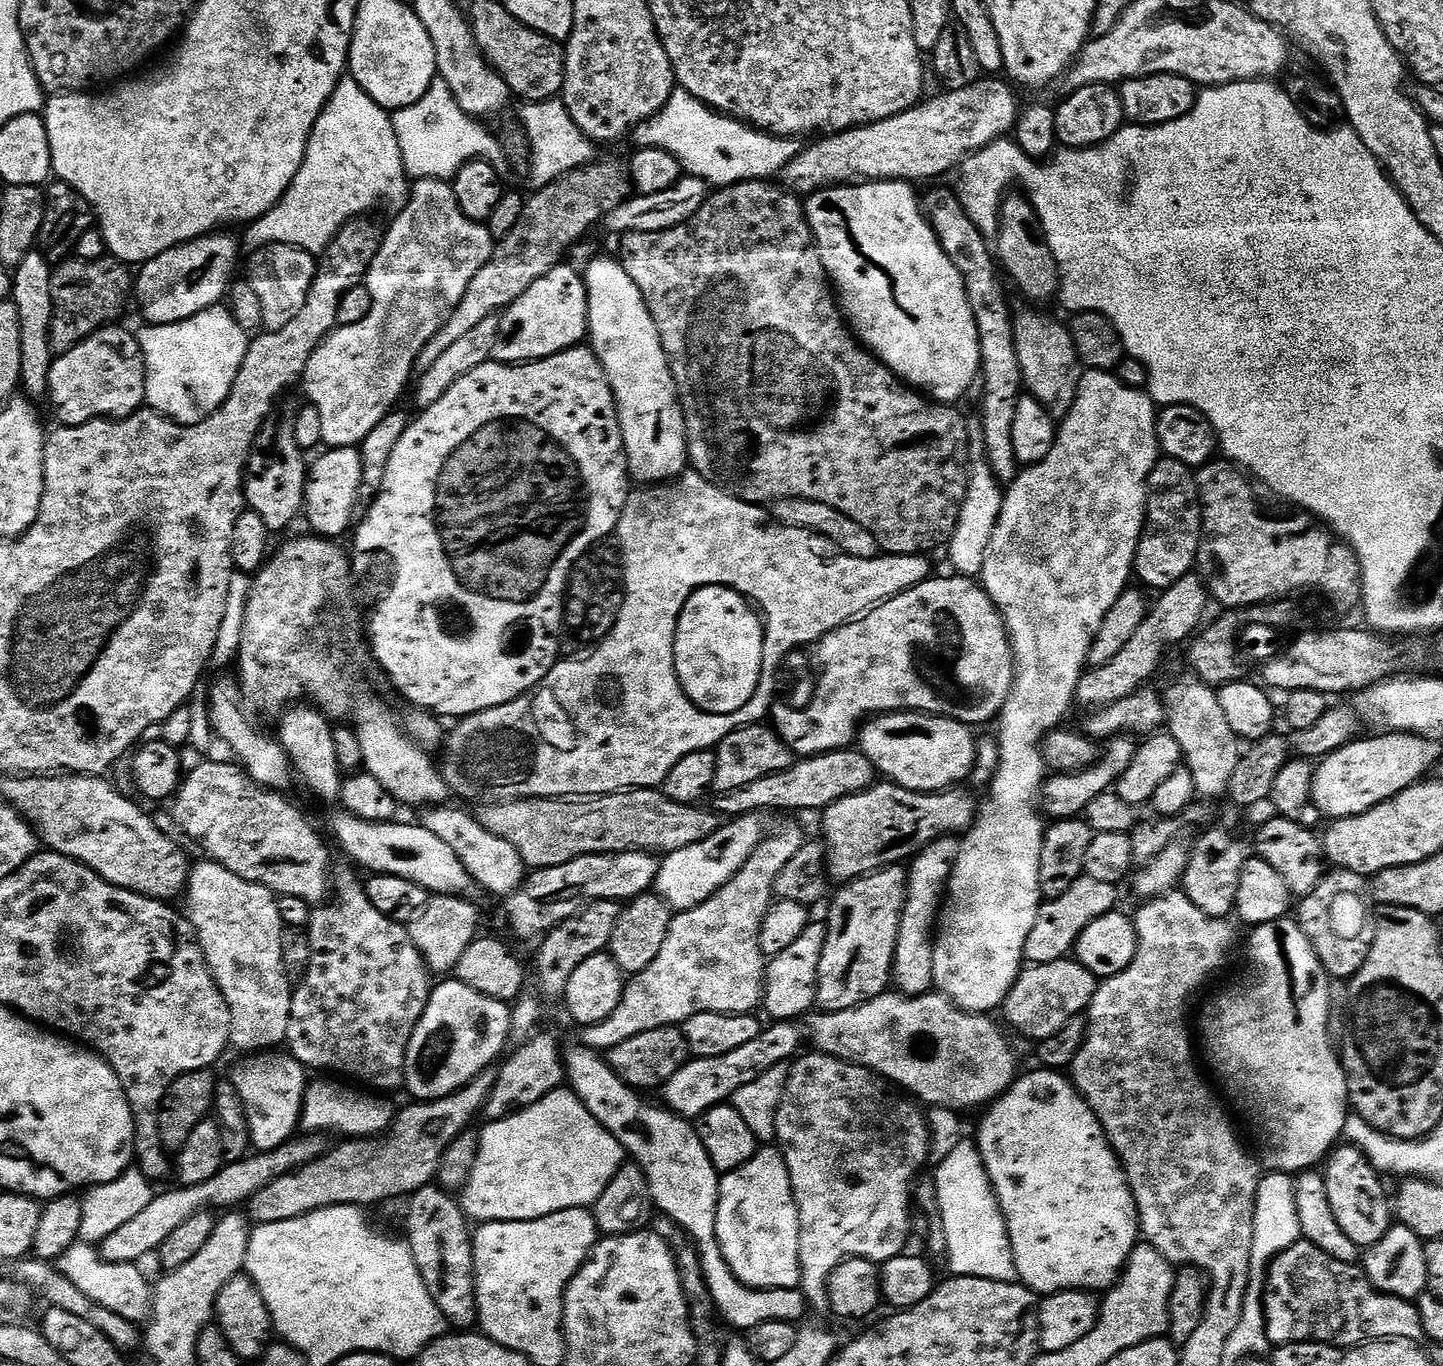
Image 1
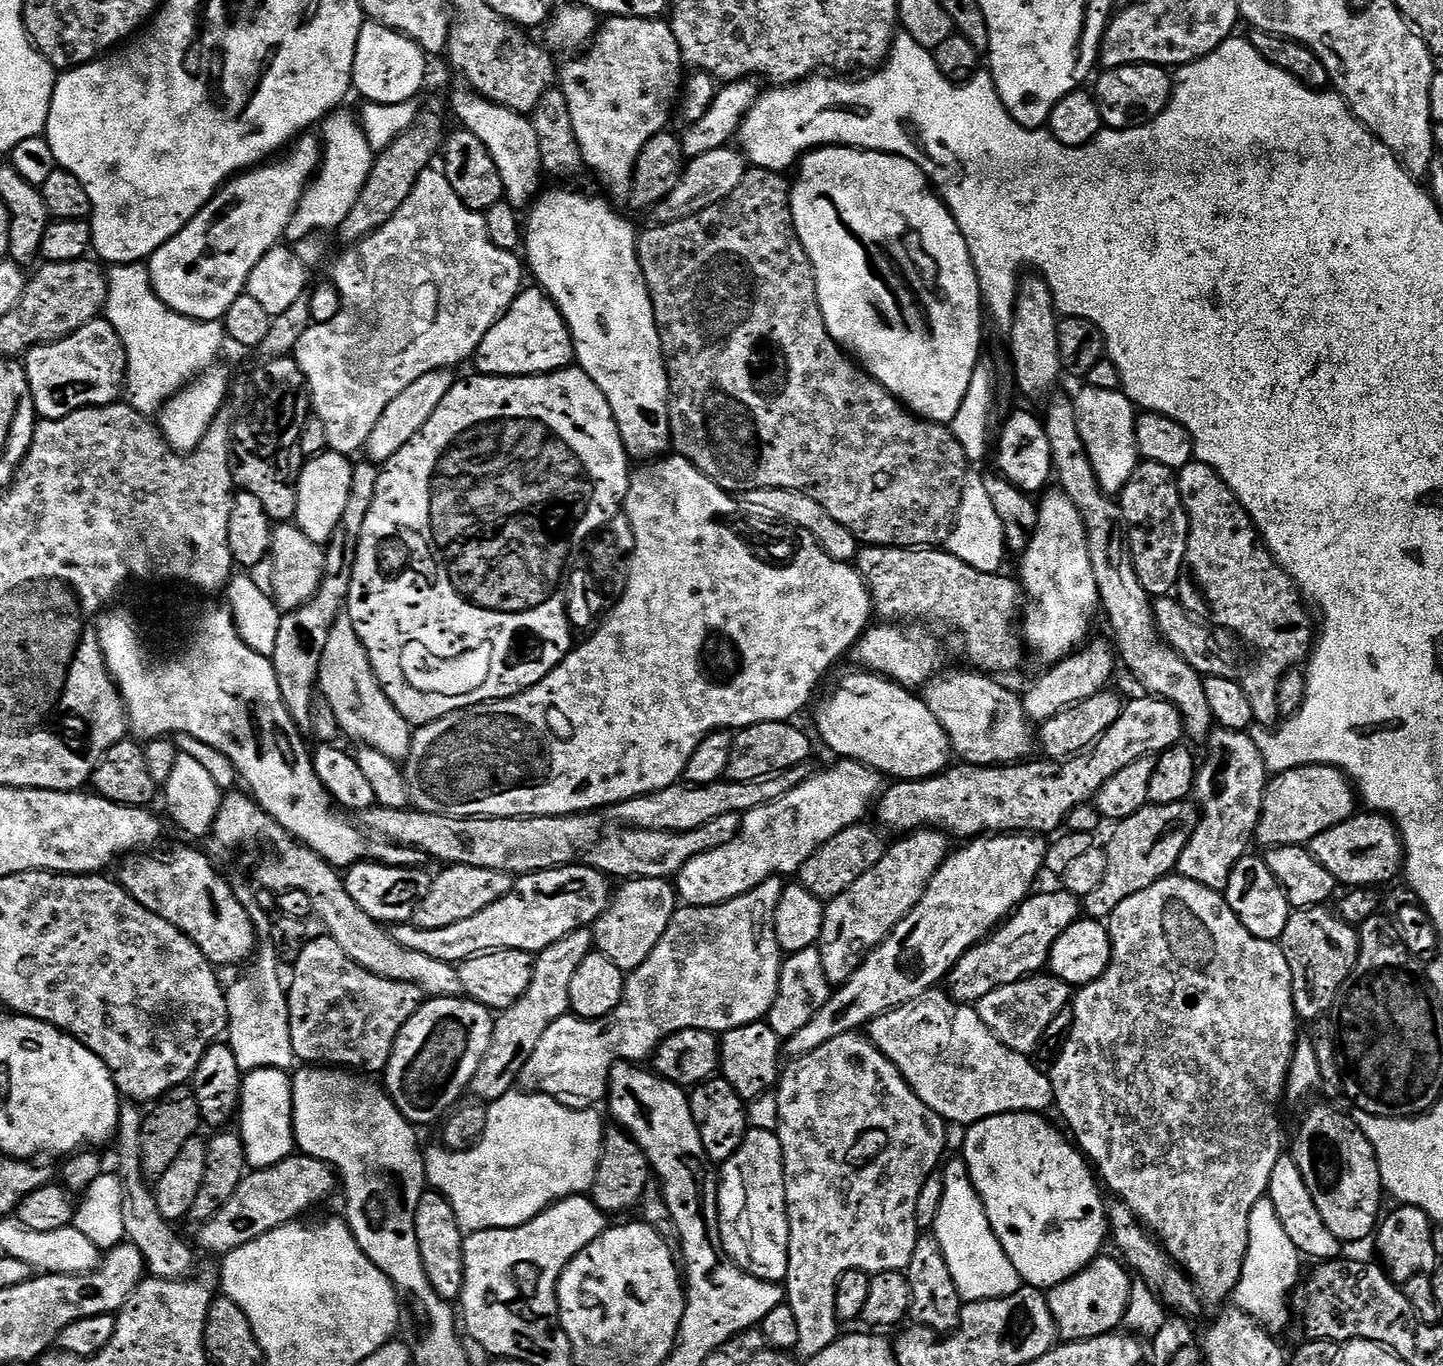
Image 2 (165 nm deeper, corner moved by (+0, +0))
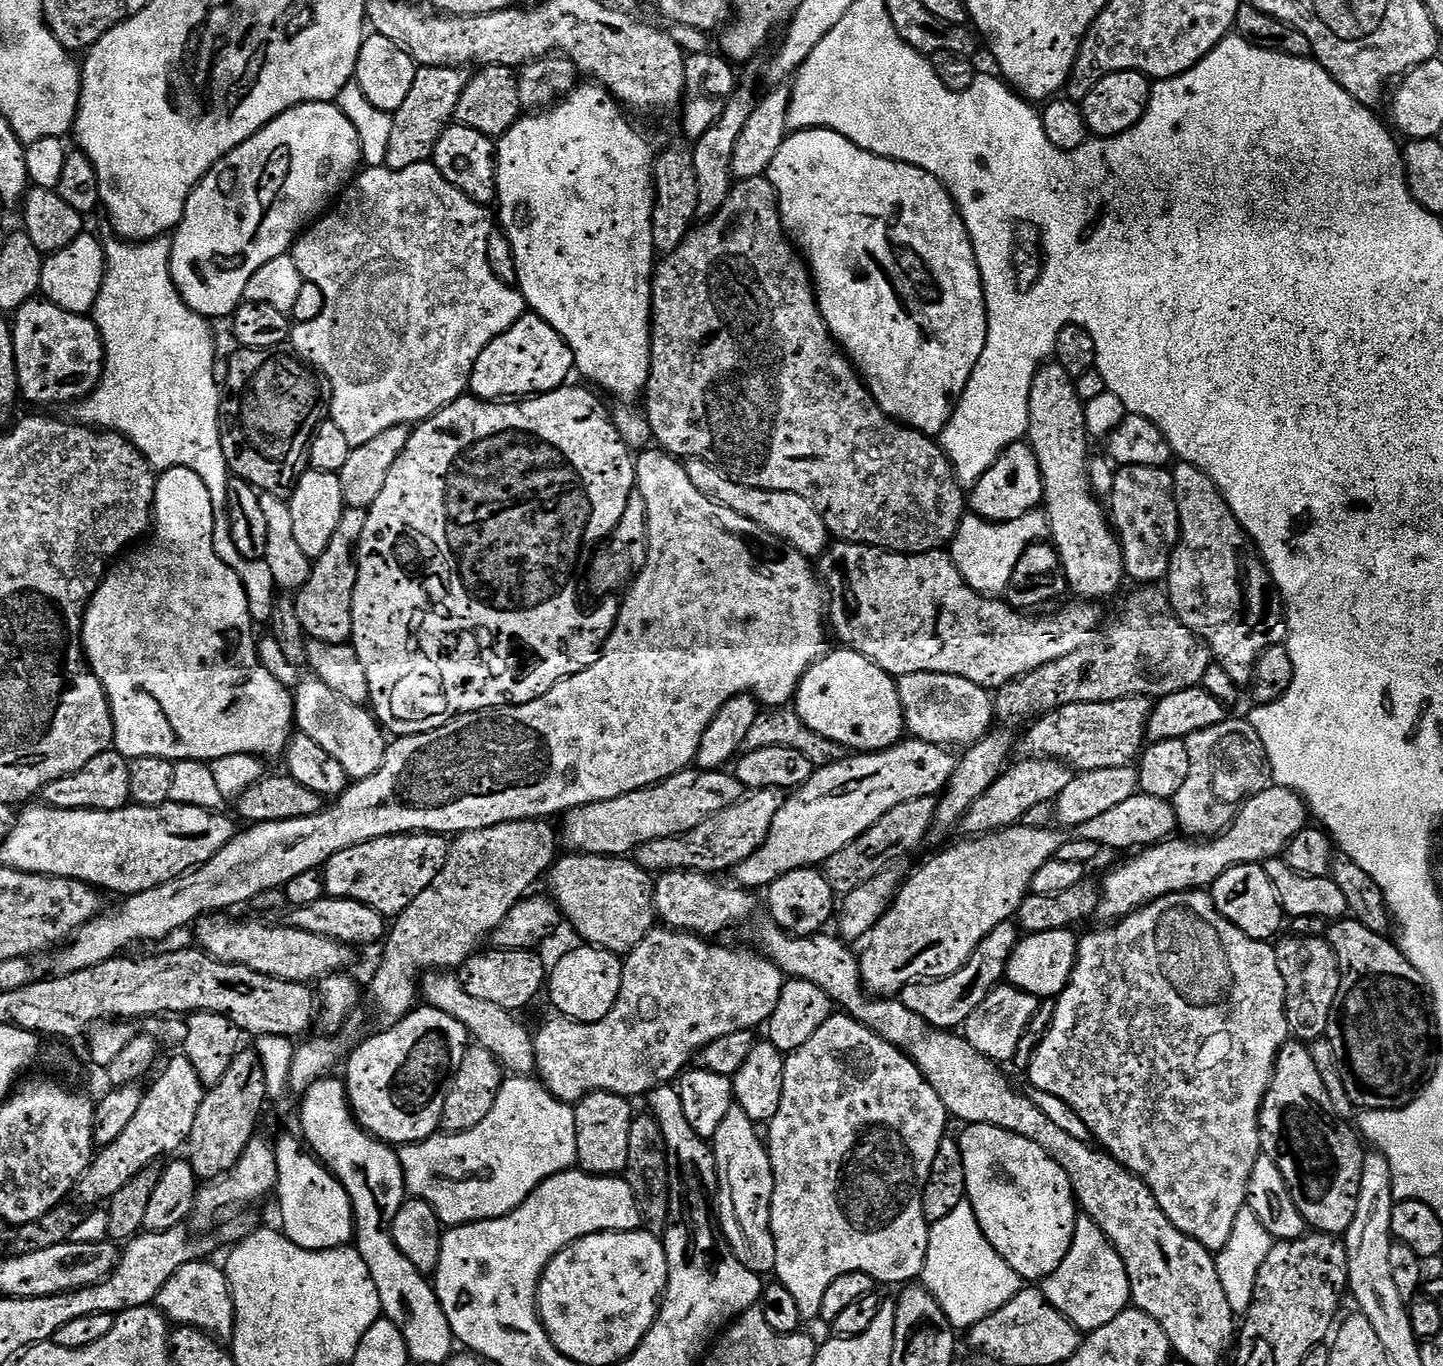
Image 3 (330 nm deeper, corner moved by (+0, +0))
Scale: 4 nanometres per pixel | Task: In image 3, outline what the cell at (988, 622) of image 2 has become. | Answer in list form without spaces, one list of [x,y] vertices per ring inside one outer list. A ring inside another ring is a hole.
[[[836,542],[819,557],[818,563],[820,563],[820,568],[818,564],[818,572],[822,577],[823,587],[826,589],[826,620],[830,628],[830,623],[832,623],[832,628],[836,631],[837,638],[840,639],[839,643],[845,648],[852,649],[853,652],[870,658],[870,662],[874,662],[883,672],[888,673],[893,678],[899,678],[906,674],[914,674],[915,672],[937,672],[938,674],[950,674],[958,678],[966,678],[978,686],[995,690],[1001,688],[1003,684],[1007,684],[1008,681],[1016,680],[1017,677],[1024,676],[1027,672],[1032,672],[1038,666],[1051,660],[1057,660],[1058,657],[1064,655],[1066,651],[1064,636],[1070,635],[1071,632],[1089,631],[1088,633],[1091,633],[1101,623],[1100,612],[1096,609],[1097,605],[1092,602],[1068,604],[1057,616],[1040,616],[1044,614],[1025,614],[1019,608],[1011,608],[1003,599],[993,598],[991,595],[976,592],[962,578],[962,574],[956,569],[956,563],[953,562],[951,555],[944,550],[913,552],[909,554],[906,552],[889,552],[882,548],[873,548],[870,544]]]

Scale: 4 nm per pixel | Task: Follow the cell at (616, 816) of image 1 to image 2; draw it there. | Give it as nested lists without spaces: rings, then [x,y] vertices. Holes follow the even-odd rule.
[[[738,812],[722,814],[722,818],[714,818],[714,822],[706,822],[706,826],[698,826],[698,830],[693,832],[663,832],[620,826],[615,829],[617,832],[605,831],[599,842],[588,849],[586,864],[587,867],[597,868],[609,878],[620,876],[621,881],[642,878],[666,880],[675,877],[682,866],[690,862],[690,858],[718,850],[718,846],[726,846],[726,842],[738,834],[741,819],[741,813]]]

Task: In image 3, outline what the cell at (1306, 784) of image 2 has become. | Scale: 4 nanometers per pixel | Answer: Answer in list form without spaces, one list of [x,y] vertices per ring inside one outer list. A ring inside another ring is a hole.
[[[1273,786],[1254,794],[1240,808],[1240,813],[1236,815],[1236,821],[1232,823],[1225,832],[1220,833],[1215,838],[1205,839],[1203,842],[1193,842],[1188,838],[1169,838],[1162,844],[1151,845],[1136,856],[1121,872],[1116,872],[1108,880],[1108,885],[1103,885],[1100,893],[1100,901],[1096,907],[1095,919],[1100,922],[1119,922],[1125,916],[1136,912],[1140,908],[1145,908],[1147,904],[1152,904],[1156,900],[1161,900],[1164,896],[1169,896],[1175,892],[1190,892],[1193,890],[1207,889],[1226,870],[1234,866],[1243,864],[1258,864],[1267,862],[1279,857],[1287,849],[1288,843],[1297,834],[1310,824],[1310,809],[1294,790],[1287,786]]]

